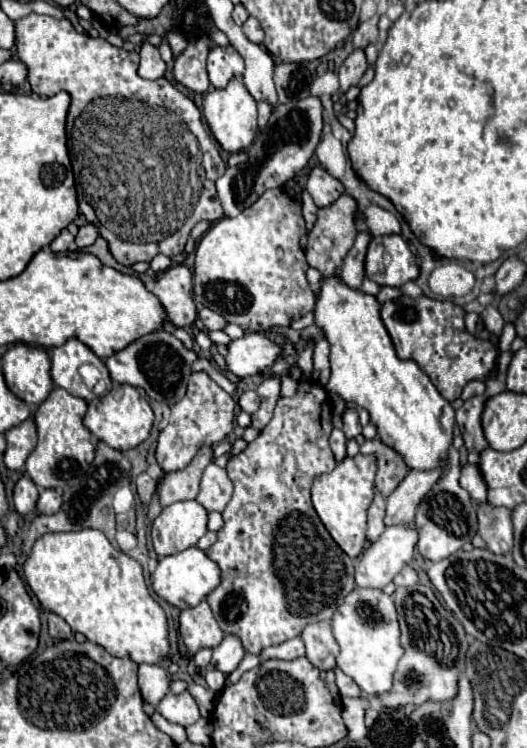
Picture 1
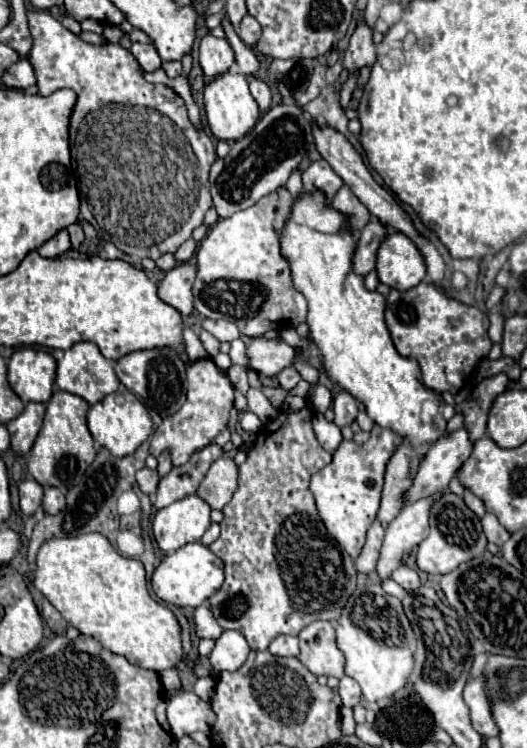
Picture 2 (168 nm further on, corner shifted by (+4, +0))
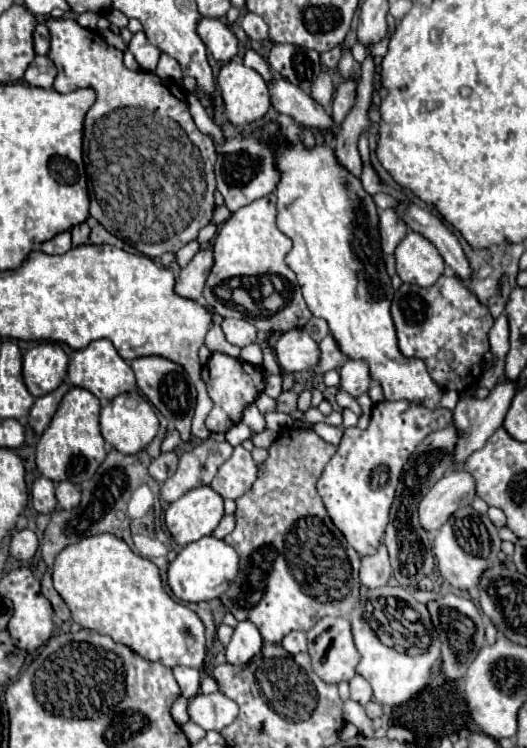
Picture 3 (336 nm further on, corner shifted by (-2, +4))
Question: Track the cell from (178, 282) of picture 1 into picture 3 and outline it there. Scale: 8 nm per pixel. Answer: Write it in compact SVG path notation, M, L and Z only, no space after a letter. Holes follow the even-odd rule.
M200 249L194 259L180 271L176 281L176 293L186 299L200 299L204 281L208 279L208 273L214 265L212 249Z

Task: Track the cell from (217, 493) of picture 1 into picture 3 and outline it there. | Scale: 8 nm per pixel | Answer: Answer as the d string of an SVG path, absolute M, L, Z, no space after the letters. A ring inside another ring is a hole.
M234 447L232 457L218 469L210 487L218 491L224 499L238 499L242 497L256 481L258 467L252 455L242 447Z

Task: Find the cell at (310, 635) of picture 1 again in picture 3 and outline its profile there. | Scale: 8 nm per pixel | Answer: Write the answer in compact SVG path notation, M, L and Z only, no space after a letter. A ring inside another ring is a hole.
M322 617L306 635L308 635L308 653L312 657L314 671L324 683L338 685L340 681L350 681L356 675L356 665L360 663L360 653L354 645L348 619Z

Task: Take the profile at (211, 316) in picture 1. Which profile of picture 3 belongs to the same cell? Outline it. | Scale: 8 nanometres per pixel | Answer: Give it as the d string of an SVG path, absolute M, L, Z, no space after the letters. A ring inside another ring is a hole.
M222 319L222 331L226 339L238 347L246 347L256 341L256 327L242 319Z

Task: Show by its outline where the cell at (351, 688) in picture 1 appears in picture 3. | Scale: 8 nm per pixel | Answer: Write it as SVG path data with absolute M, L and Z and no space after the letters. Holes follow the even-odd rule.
M356 675L350 681L350 699L358 701L360 705L366 705L372 699L372 687L370 687L370 683L364 677Z

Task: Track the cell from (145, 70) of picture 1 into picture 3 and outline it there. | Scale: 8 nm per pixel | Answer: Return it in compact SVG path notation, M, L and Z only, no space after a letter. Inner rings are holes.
M144 31L134 33L132 41L128 43L128 49L132 51L134 59L138 61L138 65L140 65L144 71L154 71L154 69L156 69L156 63L158 63L158 59L160 59L160 51L146 39Z

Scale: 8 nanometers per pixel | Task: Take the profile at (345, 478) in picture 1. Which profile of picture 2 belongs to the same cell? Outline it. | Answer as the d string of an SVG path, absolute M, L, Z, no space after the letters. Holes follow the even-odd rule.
M374 425L366 443L358 445L354 441L342 441L336 453L332 455L332 463L312 475L310 491L314 493L318 515L326 525L328 533L352 559L358 557L366 539L366 529L378 513L384 483L384 467L400 443L402 439L396 433Z

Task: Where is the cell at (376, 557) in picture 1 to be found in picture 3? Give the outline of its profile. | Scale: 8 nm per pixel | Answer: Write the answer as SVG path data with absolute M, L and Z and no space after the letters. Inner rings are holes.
M456 469L444 475L420 501L418 507L420 525L430 533L438 531L440 525L444 525L444 521L448 521L448 517L456 513L456 509L470 505L474 497L476 481L468 471Z

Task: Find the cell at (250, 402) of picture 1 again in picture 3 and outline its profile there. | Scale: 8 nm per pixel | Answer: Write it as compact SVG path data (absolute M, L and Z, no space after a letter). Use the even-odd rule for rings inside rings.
M286 391L278 397L278 411L284 413L292 413L296 411L296 401L298 401L298 393L296 391Z

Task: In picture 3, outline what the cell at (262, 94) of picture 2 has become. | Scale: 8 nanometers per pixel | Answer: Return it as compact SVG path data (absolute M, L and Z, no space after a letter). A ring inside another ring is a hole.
M248 49L248 51L244 53L244 65L256 69L256 71L264 77L264 81L270 81L270 79L272 79L272 73L270 73L268 63L266 63L254 49Z

